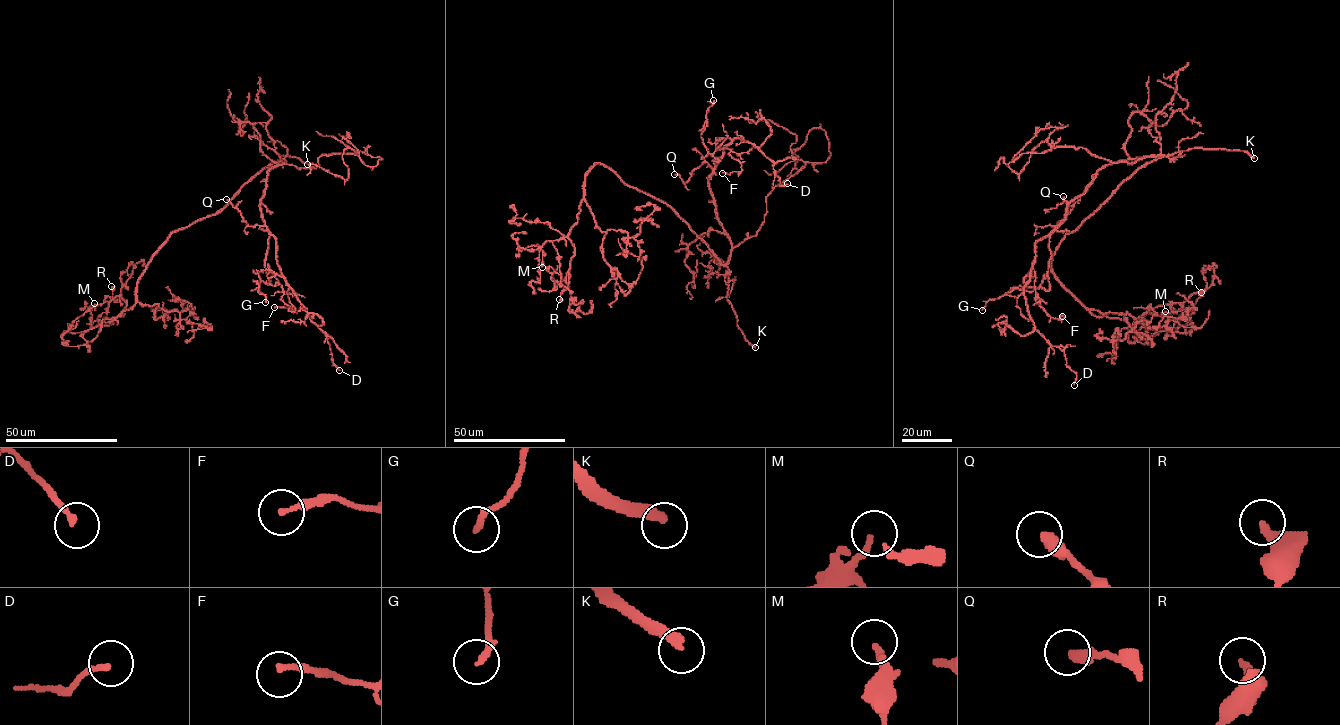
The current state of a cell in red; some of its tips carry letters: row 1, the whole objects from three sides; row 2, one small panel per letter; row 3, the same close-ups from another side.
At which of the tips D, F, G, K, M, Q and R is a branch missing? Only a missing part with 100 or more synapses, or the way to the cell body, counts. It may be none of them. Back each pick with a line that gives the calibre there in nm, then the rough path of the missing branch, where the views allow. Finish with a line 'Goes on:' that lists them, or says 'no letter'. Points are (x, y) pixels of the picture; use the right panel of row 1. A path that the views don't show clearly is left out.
K: calibre 280 nm; course (1254, 158), (1299, 183), (1337, 184), (1325, 173)
Goes on: K

